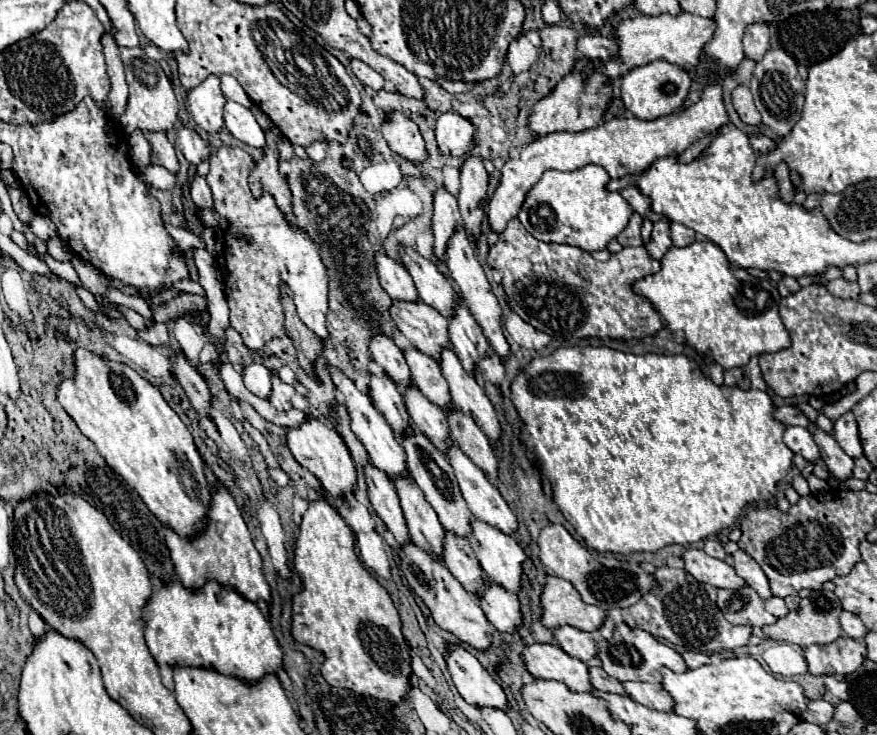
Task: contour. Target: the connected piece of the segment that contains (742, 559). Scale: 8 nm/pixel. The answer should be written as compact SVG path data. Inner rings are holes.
M737 549L737 551L733 553L733 561L735 561L733 567L735 567L737 575L739 575L741 579L745 579L749 587L753 587L763 599L773 597L771 591L769 591L769 581L767 581L767 577L765 577L763 569L757 565L757 561L753 561L753 557L749 557L743 549Z

